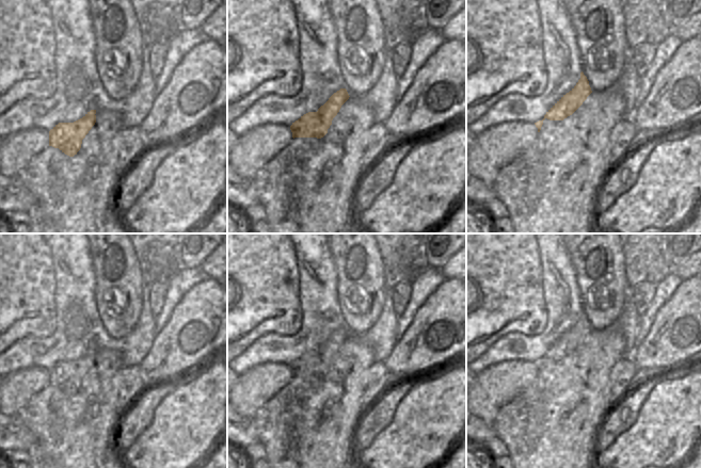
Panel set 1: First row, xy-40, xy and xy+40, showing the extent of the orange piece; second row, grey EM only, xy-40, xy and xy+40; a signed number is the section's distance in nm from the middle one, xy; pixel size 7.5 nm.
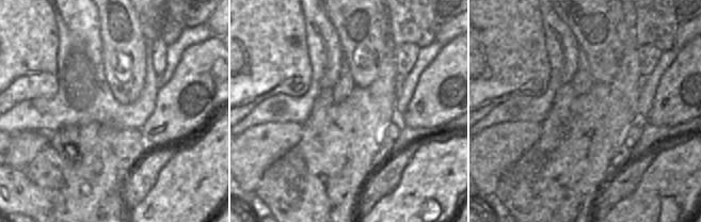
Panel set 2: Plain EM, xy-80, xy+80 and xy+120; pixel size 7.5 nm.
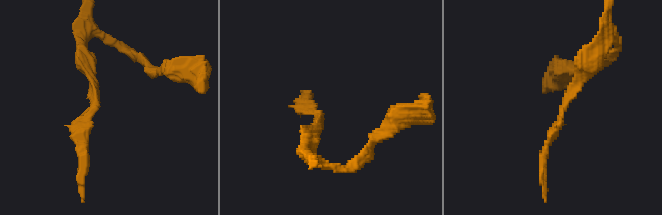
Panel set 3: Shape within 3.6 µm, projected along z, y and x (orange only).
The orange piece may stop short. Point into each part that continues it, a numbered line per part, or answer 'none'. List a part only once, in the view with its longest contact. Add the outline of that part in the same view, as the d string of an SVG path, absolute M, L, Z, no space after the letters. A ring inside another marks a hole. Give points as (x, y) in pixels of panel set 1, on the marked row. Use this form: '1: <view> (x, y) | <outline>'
none

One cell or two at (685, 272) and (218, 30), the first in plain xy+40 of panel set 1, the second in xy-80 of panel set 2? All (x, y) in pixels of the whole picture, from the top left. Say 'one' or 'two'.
one

